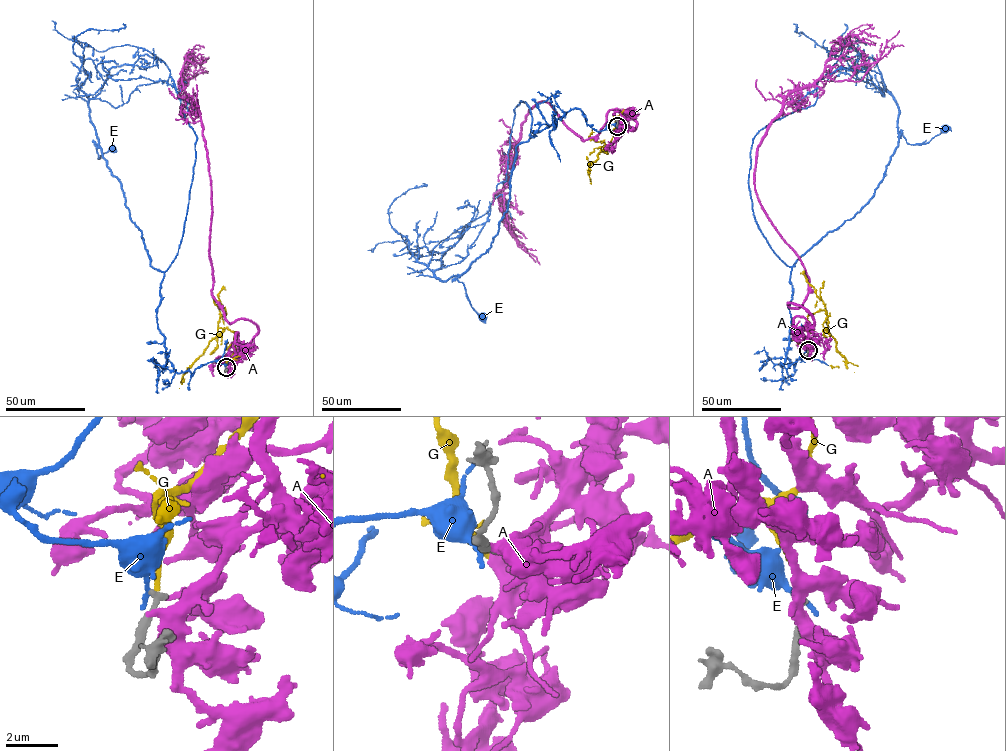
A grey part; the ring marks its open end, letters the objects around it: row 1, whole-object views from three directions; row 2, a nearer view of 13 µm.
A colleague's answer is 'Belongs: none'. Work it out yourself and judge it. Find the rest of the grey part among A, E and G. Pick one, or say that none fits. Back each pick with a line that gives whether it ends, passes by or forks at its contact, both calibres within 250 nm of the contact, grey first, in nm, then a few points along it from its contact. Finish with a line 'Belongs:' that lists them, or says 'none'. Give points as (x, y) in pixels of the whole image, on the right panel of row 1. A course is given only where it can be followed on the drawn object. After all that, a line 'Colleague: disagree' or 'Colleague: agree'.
G: It ends there. Thickness 240 nm (grey) against 150 nm. Its course: (807, 350), (807, 316), (825, 310), (829, 332), (846, 361), (845, 365), (830, 366)
Belongs: G
Colleague: disagree

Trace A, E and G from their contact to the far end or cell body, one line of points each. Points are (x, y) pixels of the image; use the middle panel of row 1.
A: (617, 126), (613, 114), (636, 121), (610, 110), (583, 140), (548, 103), (528, 110), (503, 194), (535, 262)
E: (616, 126), (595, 130), (581, 110), (570, 109), (516, 147), (497, 233), (456, 278), (482, 317)
G: (617, 126), (621, 126), (615, 128), (611, 142), (599, 153), (588, 173), (586, 156)

